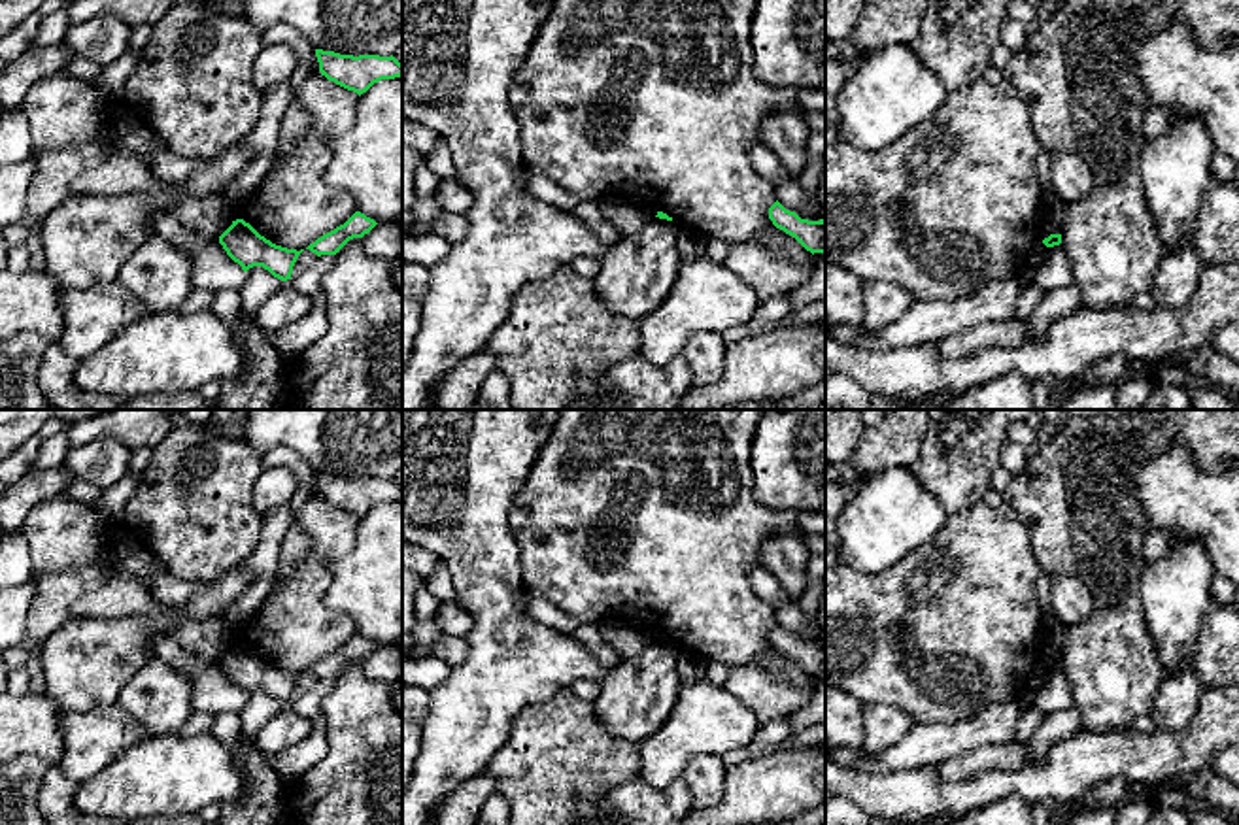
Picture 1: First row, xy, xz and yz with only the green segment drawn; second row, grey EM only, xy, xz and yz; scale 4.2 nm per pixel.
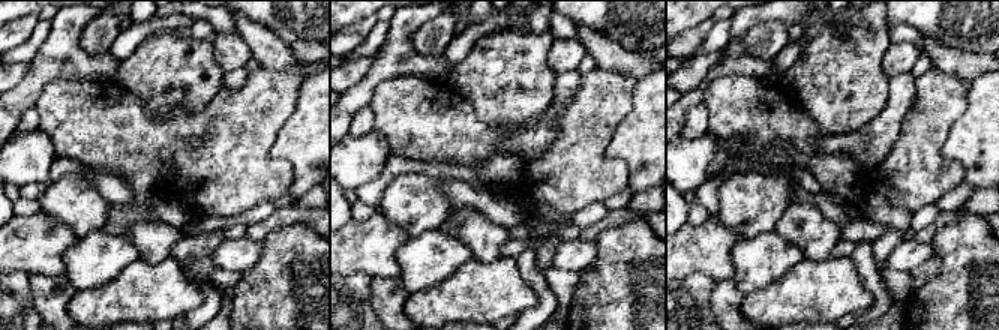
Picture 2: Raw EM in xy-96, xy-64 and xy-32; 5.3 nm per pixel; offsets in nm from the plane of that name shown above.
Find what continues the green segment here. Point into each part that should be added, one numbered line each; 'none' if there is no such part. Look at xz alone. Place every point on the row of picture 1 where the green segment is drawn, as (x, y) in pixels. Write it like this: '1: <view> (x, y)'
none

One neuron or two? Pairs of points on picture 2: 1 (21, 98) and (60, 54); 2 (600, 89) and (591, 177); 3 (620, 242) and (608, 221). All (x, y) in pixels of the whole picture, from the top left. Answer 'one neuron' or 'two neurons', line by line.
1: one neuron
2: one neuron
3: two neurons

